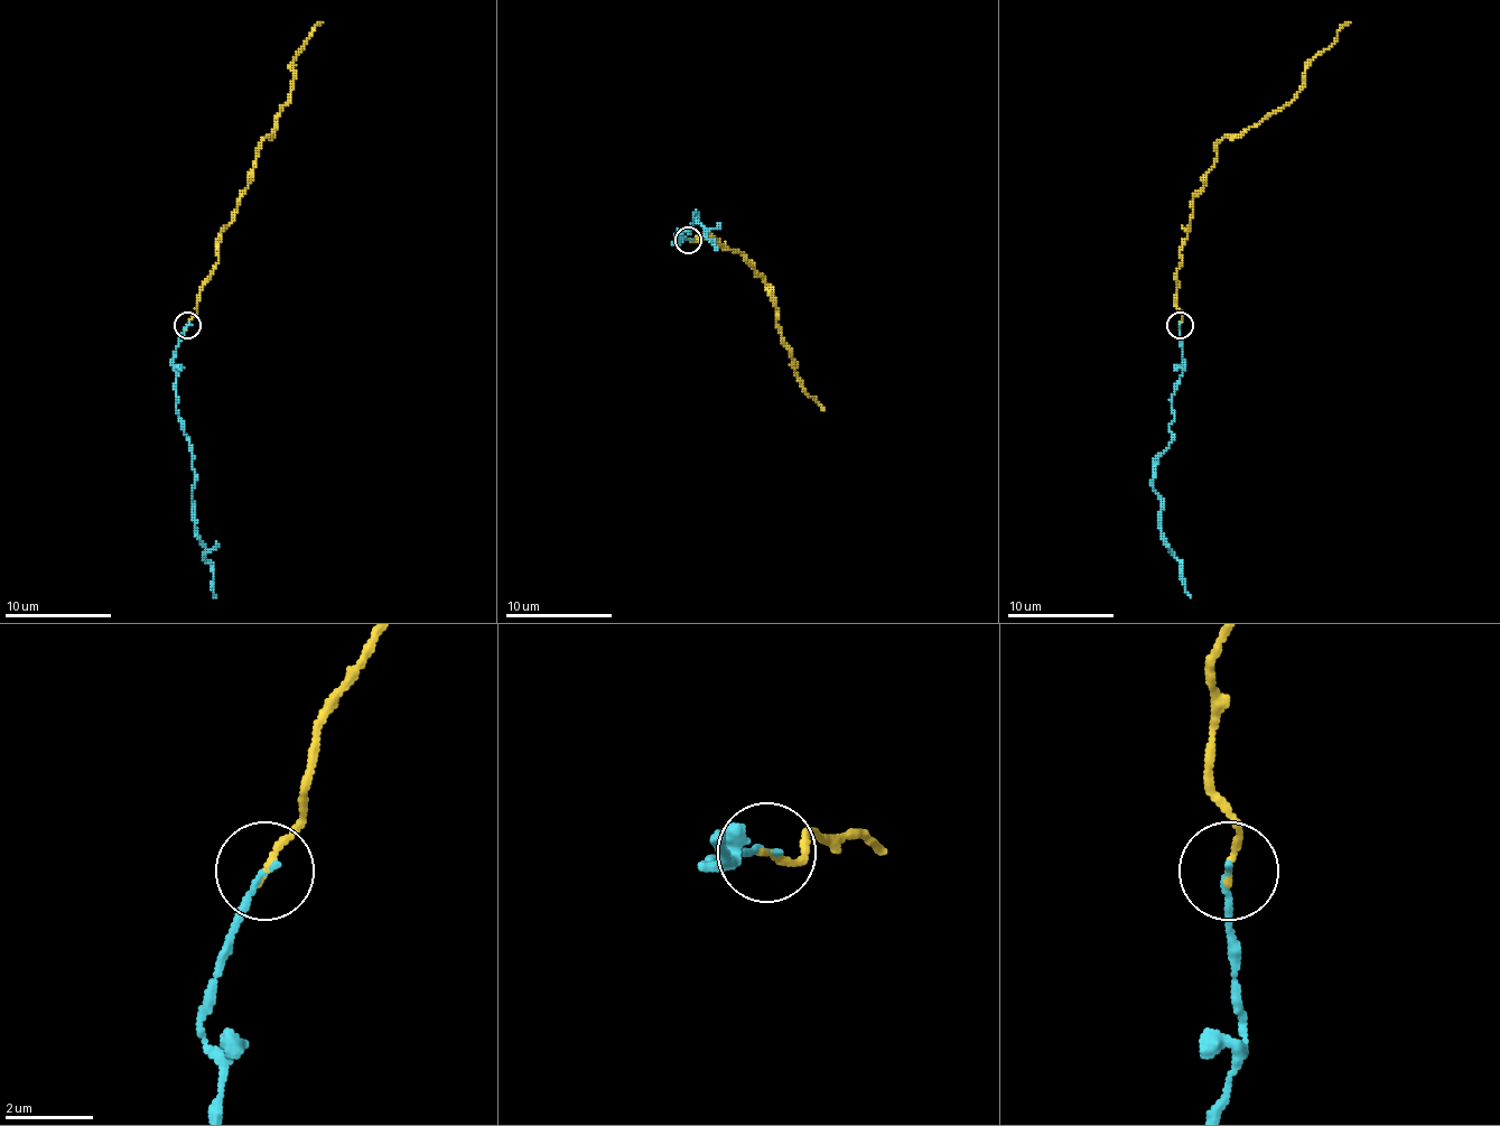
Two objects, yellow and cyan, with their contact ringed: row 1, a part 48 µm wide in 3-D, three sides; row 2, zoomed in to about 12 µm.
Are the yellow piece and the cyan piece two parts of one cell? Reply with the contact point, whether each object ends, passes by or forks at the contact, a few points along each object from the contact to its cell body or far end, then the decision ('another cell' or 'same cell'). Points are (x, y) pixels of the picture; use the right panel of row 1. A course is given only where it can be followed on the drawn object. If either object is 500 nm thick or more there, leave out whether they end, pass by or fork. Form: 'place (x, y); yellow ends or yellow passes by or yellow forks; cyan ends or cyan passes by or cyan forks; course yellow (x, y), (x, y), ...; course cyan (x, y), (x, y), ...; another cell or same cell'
place (1180, 325); yellow ends; cyan ends; course yellow (1180, 325), (1180, 247), (1217, 146), (1284, 108), (1305, 67), (1351, 22); course cyan (1180, 325), (1182, 370), (1172, 397), (1172, 439), (1153, 472), (1153, 487), (1161, 501), (1161, 536), (1190, 597); same cell

